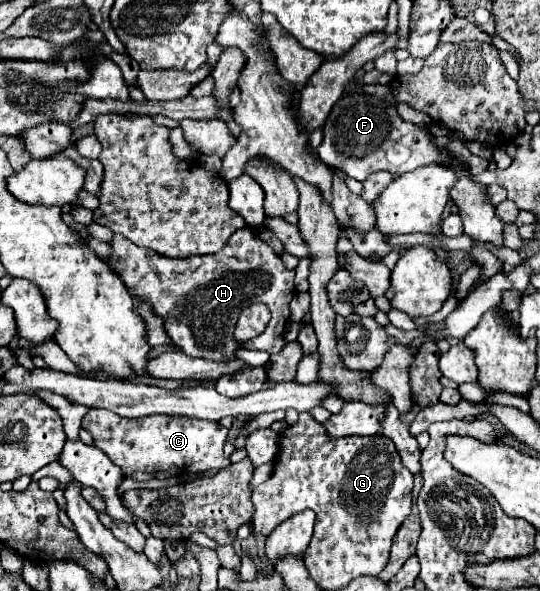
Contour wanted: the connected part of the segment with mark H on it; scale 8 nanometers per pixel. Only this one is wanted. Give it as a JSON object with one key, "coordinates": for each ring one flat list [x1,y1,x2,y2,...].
{"coordinates":[[241,228,237,230,225,248,213,256,191,256,189,260,165,260,165,256,157,256,157,252,149,252,149,248,139,248,131,240,125,240,125,236,113,236,111,242,113,248,113,258,107,260,107,264,113,268,115,274,121,276,125,286,133,290,137,298,145,298,153,304,153,310,165,318,165,330,171,336,173,344,183,350,189,356,195,358,207,358,207,360,233,360,233,352,237,348,249,348,251,342,247,344,237,344,233,340,233,330,237,324,239,312,253,304,253,302,265,302,273,314,269,328,253,338,253,348,255,350,265,350,267,354,277,354,285,346,283,330,285,322,289,320,289,302,295,296,295,270,289,270,281,258,269,248,259,234,251,232,251,228]]}

